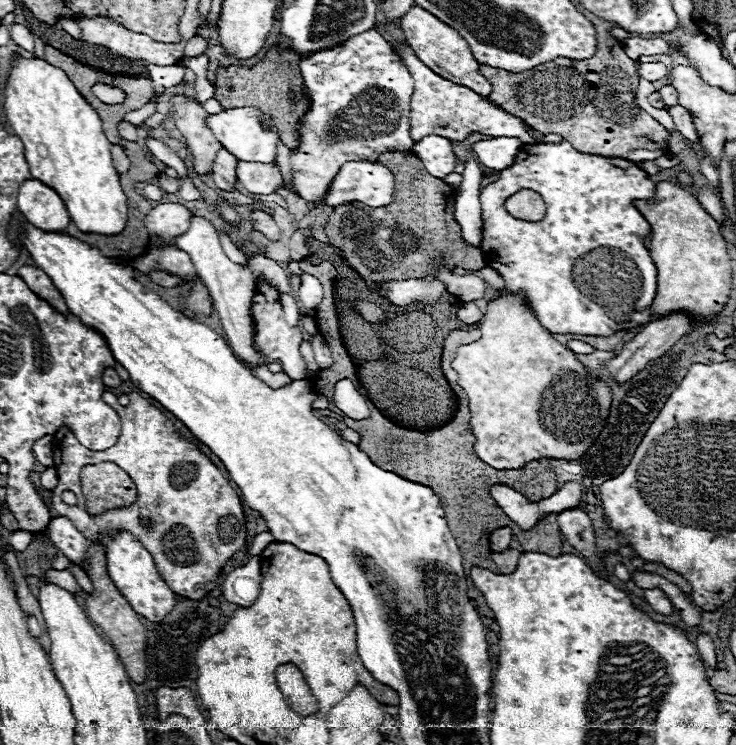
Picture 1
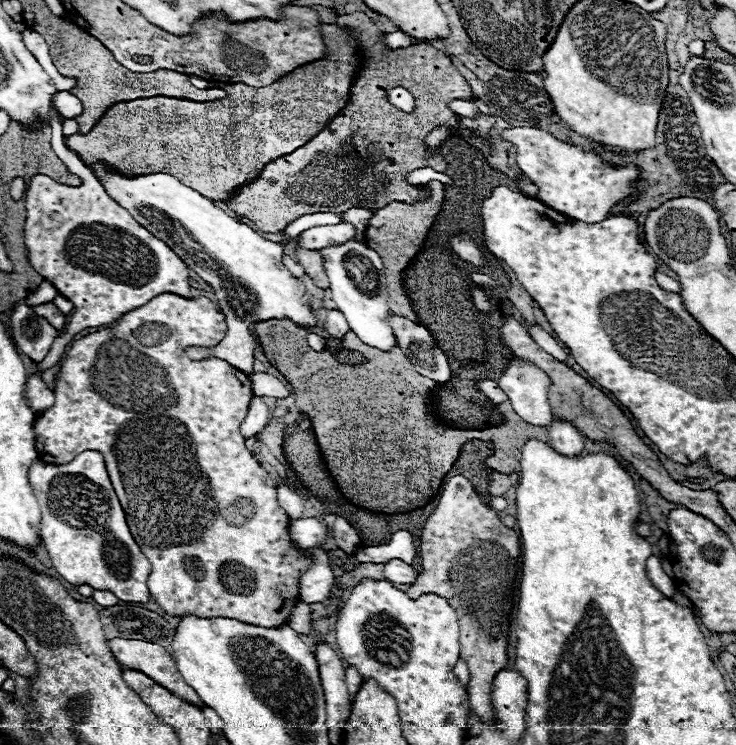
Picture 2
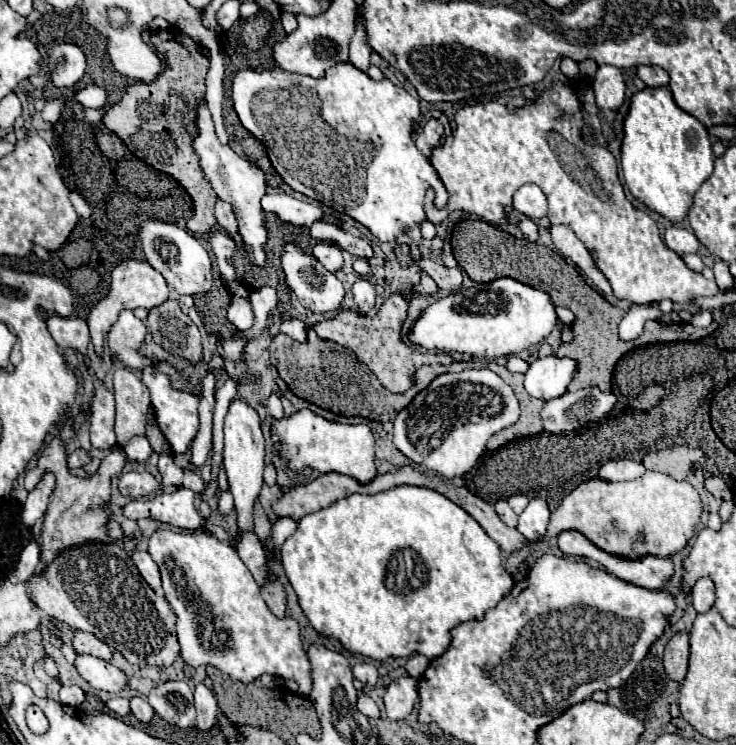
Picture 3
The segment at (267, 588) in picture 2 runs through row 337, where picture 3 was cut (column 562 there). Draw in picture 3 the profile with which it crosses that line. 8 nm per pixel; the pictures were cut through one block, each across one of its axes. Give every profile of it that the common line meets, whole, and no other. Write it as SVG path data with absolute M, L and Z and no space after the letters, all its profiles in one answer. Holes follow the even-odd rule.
M562 82L548 88L532 106L518 110L508 110L498 102L460 108L456 112L456 130L430 158L446 192L450 192L450 200L446 208L438 210L434 205L435 191L429 188L424 199L427 219L440 224L450 212L462 210L486 218L490 224L504 222L516 188L532 182L546 194L550 224L572 226L574 234L590 250L600 272L610 280L616 298L630 304L656 304L668 298L680 306L690 306L694 296L714 296L718 292L716 282L690 270L676 252L666 248L652 216L626 198L612 152L598 144L586 144L580 128L582 114L578 98ZM554 132L566 138L570 148L574 148L574 156L578 154L574 168L552 150L550 134ZM586 174L590 174L588 190L582 186L586 182L578 180L586 178Z

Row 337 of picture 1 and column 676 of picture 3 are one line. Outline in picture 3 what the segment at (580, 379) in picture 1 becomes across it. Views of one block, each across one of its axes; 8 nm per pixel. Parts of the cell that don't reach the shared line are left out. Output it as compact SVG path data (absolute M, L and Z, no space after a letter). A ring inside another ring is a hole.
M646 472L644 476L630 480L630 482L606 482L600 478L592 478L592 480L578 484L552 512L546 538L552 538L560 534L562 530L580 530L596 546L612 554L620 554L628 558L656 554L656 556L666 558L666 556L680 552L686 546L686 542L694 536L694 526L700 514L702 514L702 504L700 504L698 492L688 482L676 482L666 474Z

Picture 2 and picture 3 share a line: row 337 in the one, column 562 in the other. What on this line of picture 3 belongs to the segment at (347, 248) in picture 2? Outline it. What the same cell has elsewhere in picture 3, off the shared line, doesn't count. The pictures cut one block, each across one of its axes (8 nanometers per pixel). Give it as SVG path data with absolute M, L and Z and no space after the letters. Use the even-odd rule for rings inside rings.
M546 356L538 358L526 370L524 388L530 396L552 400L562 396L568 390L568 384L578 372L578 362L572 358Z

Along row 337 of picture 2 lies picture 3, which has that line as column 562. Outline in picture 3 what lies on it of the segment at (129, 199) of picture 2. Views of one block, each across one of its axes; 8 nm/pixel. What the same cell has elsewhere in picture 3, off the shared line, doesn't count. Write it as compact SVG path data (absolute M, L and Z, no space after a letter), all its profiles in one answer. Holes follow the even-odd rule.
M552 226L552 242L554 242L556 250L564 258L570 258L604 292L606 298L614 298L610 282L606 280L606 276L602 276L602 272L594 264L590 252L586 250L586 246L576 236L570 236L570 232L572 230L568 226Z

